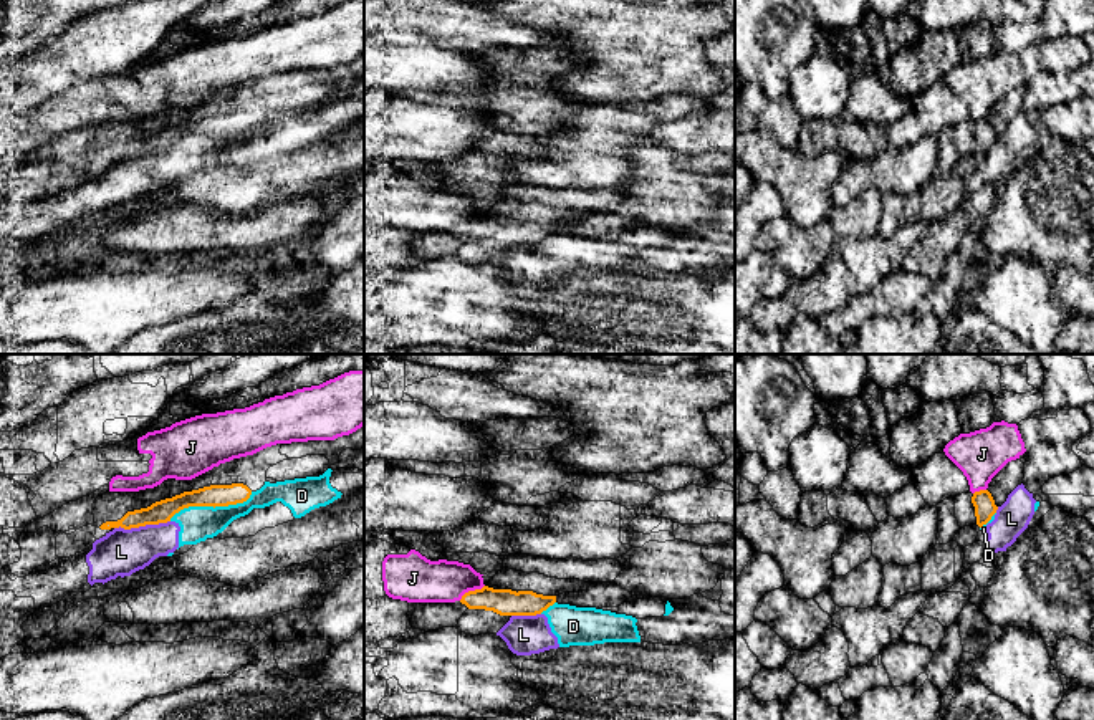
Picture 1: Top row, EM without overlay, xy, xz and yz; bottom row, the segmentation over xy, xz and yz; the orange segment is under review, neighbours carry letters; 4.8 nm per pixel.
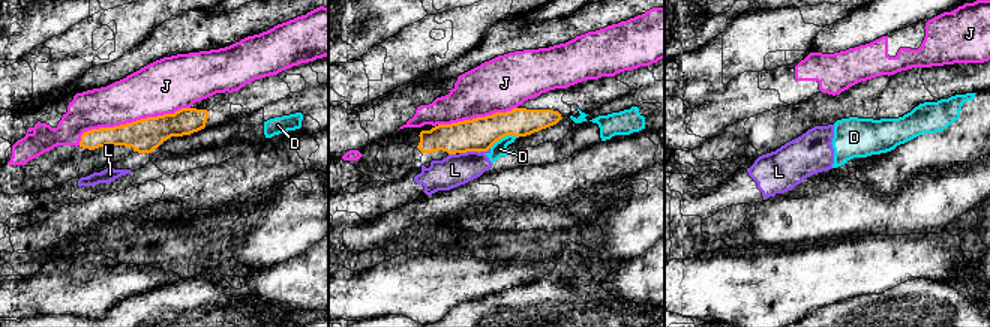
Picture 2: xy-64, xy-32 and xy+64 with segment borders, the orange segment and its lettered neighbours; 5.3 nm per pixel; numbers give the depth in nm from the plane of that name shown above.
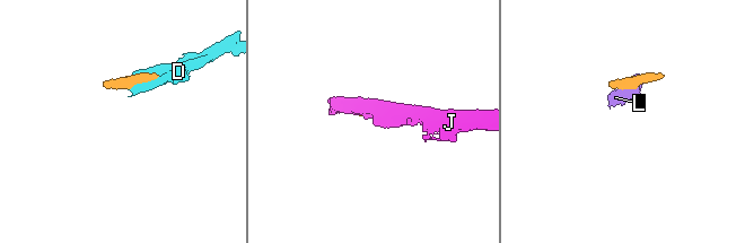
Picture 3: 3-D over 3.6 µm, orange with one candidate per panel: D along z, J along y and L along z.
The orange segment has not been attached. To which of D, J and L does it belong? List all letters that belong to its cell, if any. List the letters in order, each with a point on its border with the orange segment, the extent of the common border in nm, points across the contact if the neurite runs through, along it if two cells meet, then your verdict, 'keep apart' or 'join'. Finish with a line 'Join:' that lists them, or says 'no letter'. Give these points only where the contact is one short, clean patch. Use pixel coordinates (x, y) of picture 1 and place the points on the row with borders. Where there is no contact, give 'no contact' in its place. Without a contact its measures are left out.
D: xy (211, 505) | 440 nm | keep apart
J: xz (470, 591) | 150 nm | keep apart
L: xy (141, 525) | 280 nm | along xy (169, 520), (115, 528) | keep apart
Join: no letter

